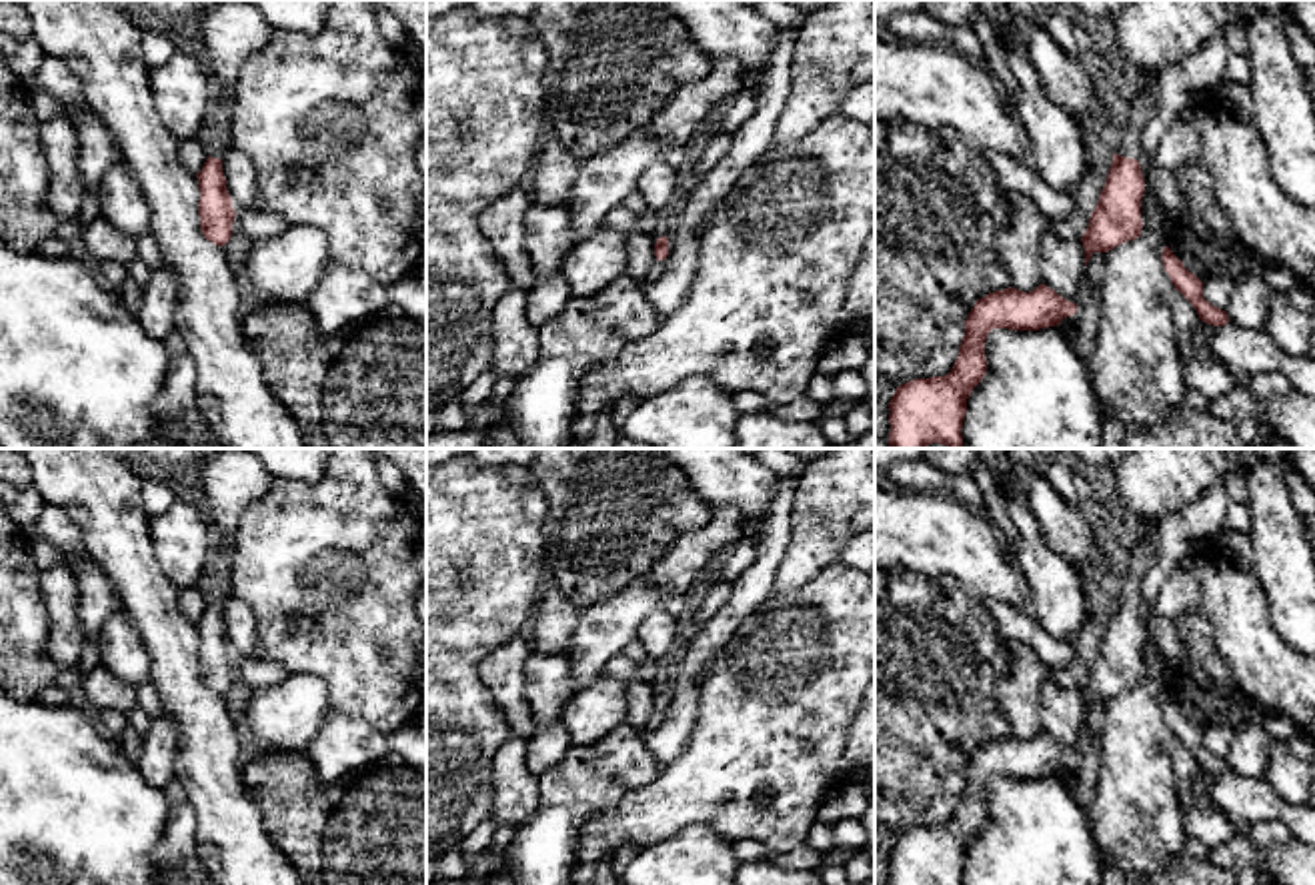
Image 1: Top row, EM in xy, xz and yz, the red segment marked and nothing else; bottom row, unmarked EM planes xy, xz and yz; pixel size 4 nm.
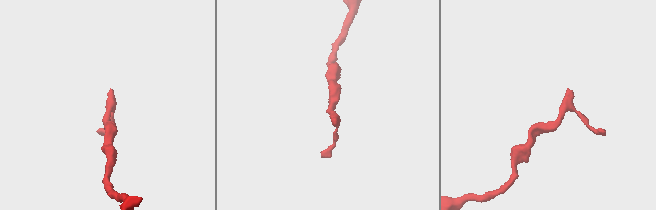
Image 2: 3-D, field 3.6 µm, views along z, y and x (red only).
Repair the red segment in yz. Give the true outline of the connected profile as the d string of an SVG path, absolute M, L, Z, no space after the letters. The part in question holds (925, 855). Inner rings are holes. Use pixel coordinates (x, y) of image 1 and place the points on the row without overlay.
M1047 733L1031 741L1011 735L979 747L965 769L965 785L951 821L897 835L889 851L889 885L963 885L967 847L987 821L987 783L993 777L1049 777L1075 761L1077 753Z

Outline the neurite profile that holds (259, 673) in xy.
M256 655L240 657L238 671L254 691L278 685L292 675L284 667L276 665L274 661L264 661L258 659Z

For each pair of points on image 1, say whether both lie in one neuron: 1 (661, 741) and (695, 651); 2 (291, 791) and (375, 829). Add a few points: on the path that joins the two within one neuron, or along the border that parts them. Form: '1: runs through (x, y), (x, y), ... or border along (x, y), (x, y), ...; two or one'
1: runs through (679, 719), (683, 677), (687, 673); one
2: runs through (311, 811), (329, 829), (355, 829); one

